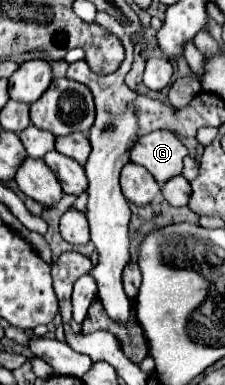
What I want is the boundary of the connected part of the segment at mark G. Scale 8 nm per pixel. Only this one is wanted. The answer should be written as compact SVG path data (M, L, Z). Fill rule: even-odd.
M155 130L137 140L131 148L131 162L141 164L159 184L165 184L181 174L183 158L187 154L187 148L173 132Z

